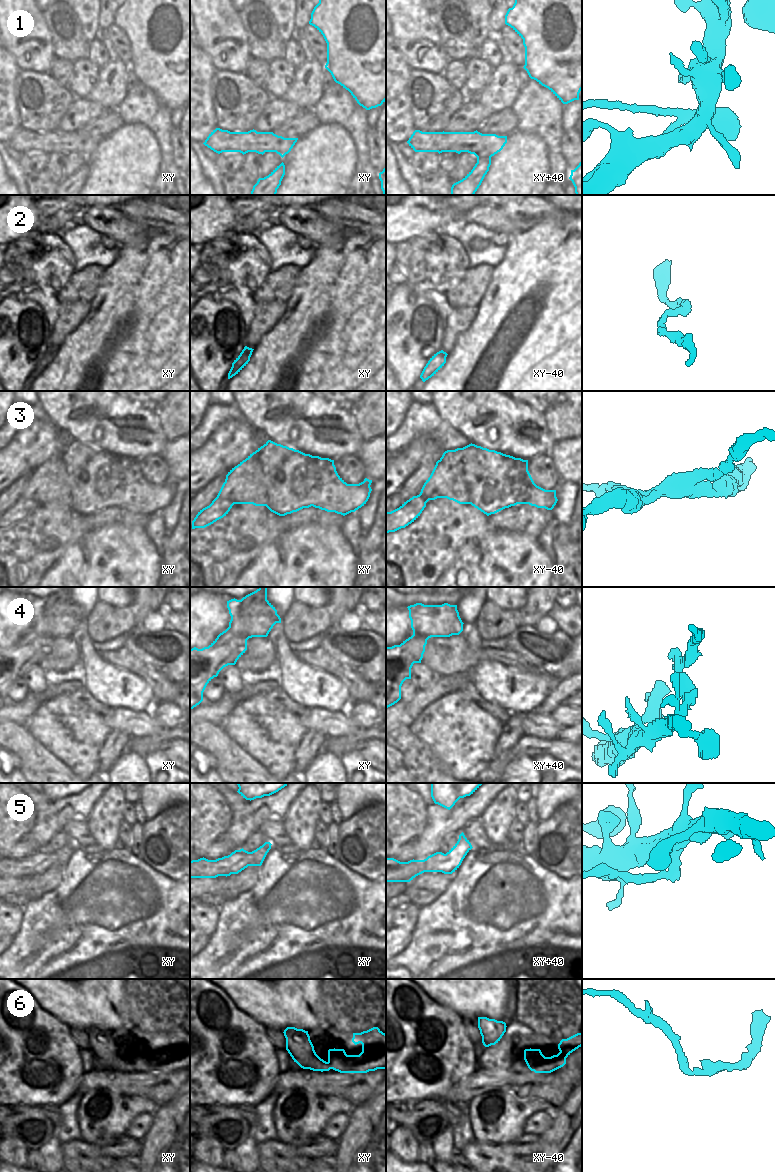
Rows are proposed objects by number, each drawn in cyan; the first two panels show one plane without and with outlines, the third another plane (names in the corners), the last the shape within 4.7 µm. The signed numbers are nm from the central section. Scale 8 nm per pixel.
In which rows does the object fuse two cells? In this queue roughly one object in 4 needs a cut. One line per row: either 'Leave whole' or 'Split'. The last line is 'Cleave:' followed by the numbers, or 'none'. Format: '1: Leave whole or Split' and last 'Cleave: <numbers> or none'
1: Split
2: Leave whole
3: Split
4: Split
5: Split
6: Split
Cleave: 1, 3, 4, 5, 6.

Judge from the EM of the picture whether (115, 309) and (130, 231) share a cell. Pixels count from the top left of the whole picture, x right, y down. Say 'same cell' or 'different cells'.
different cells

